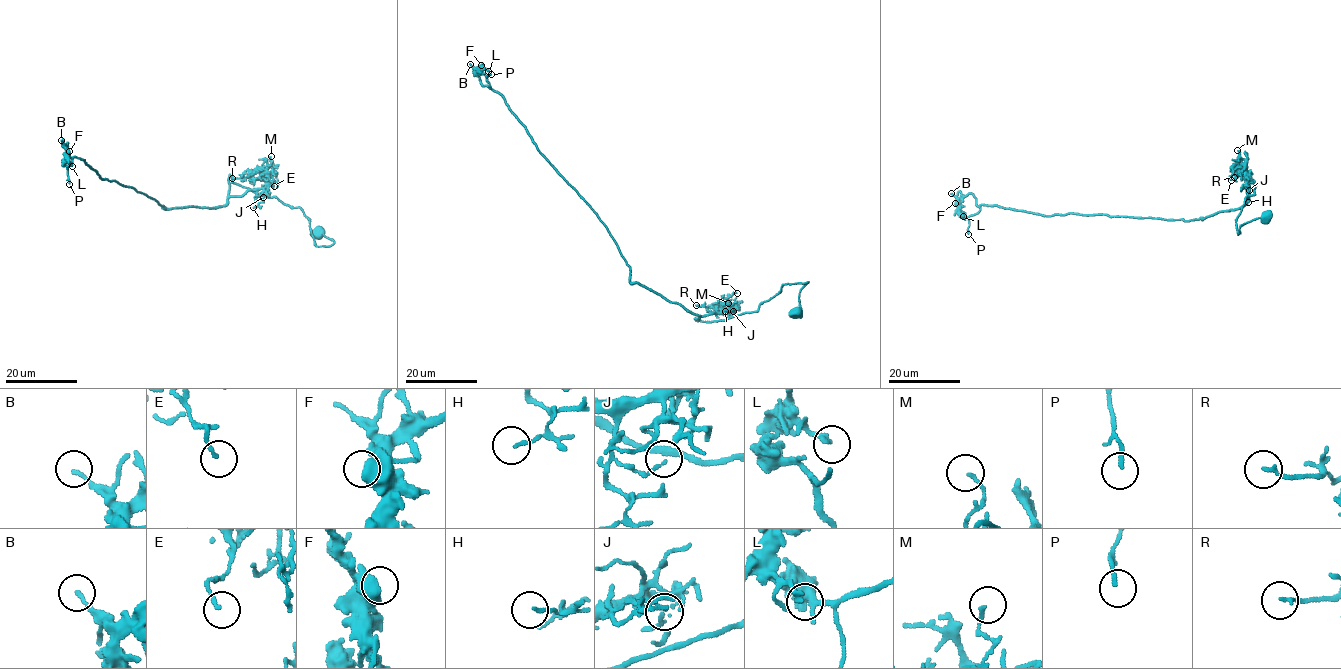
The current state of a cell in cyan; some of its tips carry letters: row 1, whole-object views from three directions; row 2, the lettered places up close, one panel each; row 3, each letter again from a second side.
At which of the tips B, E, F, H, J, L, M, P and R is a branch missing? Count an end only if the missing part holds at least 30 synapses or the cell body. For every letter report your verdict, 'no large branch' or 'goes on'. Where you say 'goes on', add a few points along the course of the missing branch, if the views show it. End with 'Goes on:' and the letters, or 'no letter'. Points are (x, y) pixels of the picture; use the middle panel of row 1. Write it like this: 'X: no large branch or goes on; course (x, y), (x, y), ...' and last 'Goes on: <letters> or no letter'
B: no large branch
E: no large branch
F: no large branch
H: no large branch
J: no large branch
L: no large branch
M: no large branch
P: no large branch
R: no large branch
Goes on: no letter

